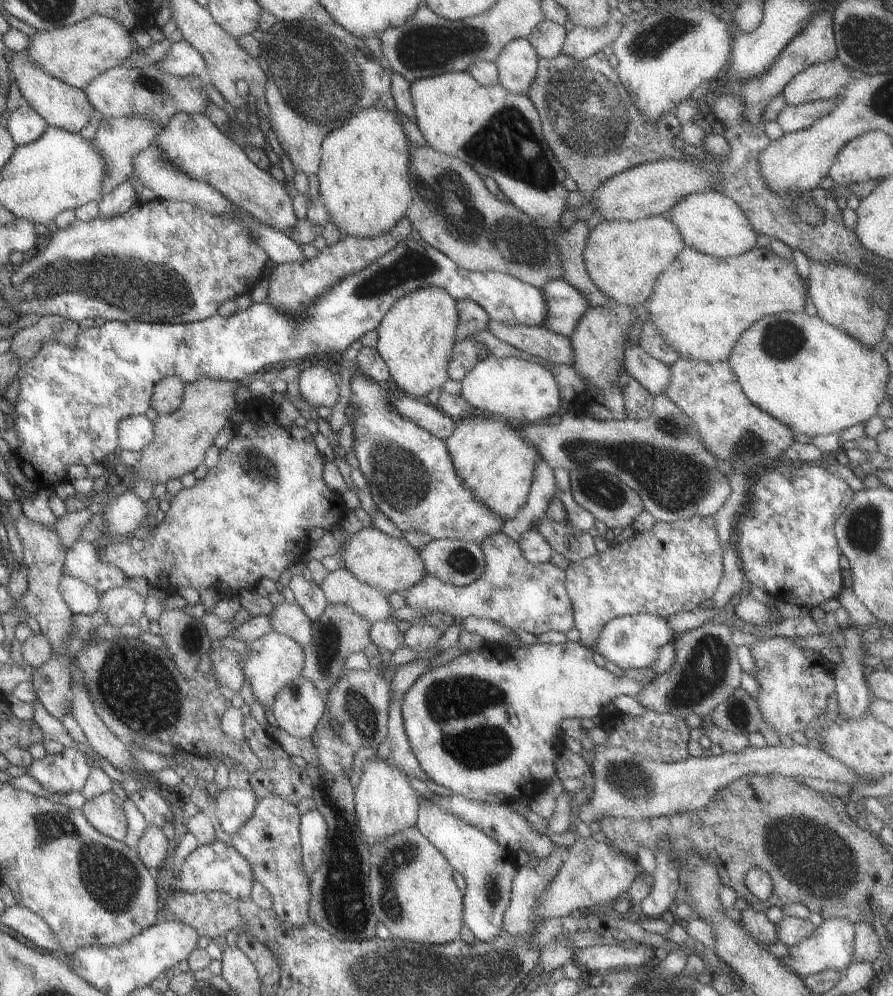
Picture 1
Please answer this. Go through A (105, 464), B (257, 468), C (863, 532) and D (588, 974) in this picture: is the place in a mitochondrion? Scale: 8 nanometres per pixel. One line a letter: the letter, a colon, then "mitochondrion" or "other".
A: other
B: mitochondrion
C: mitochondrion
D: other

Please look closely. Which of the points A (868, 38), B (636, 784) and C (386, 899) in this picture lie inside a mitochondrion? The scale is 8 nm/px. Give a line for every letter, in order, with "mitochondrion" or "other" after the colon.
A: mitochondrion
B: mitochondrion
C: mitochondrion

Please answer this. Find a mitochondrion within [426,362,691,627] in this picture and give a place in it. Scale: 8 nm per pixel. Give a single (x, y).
(609, 494)

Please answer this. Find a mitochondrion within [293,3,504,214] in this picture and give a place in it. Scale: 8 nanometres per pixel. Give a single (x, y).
(427, 48)

